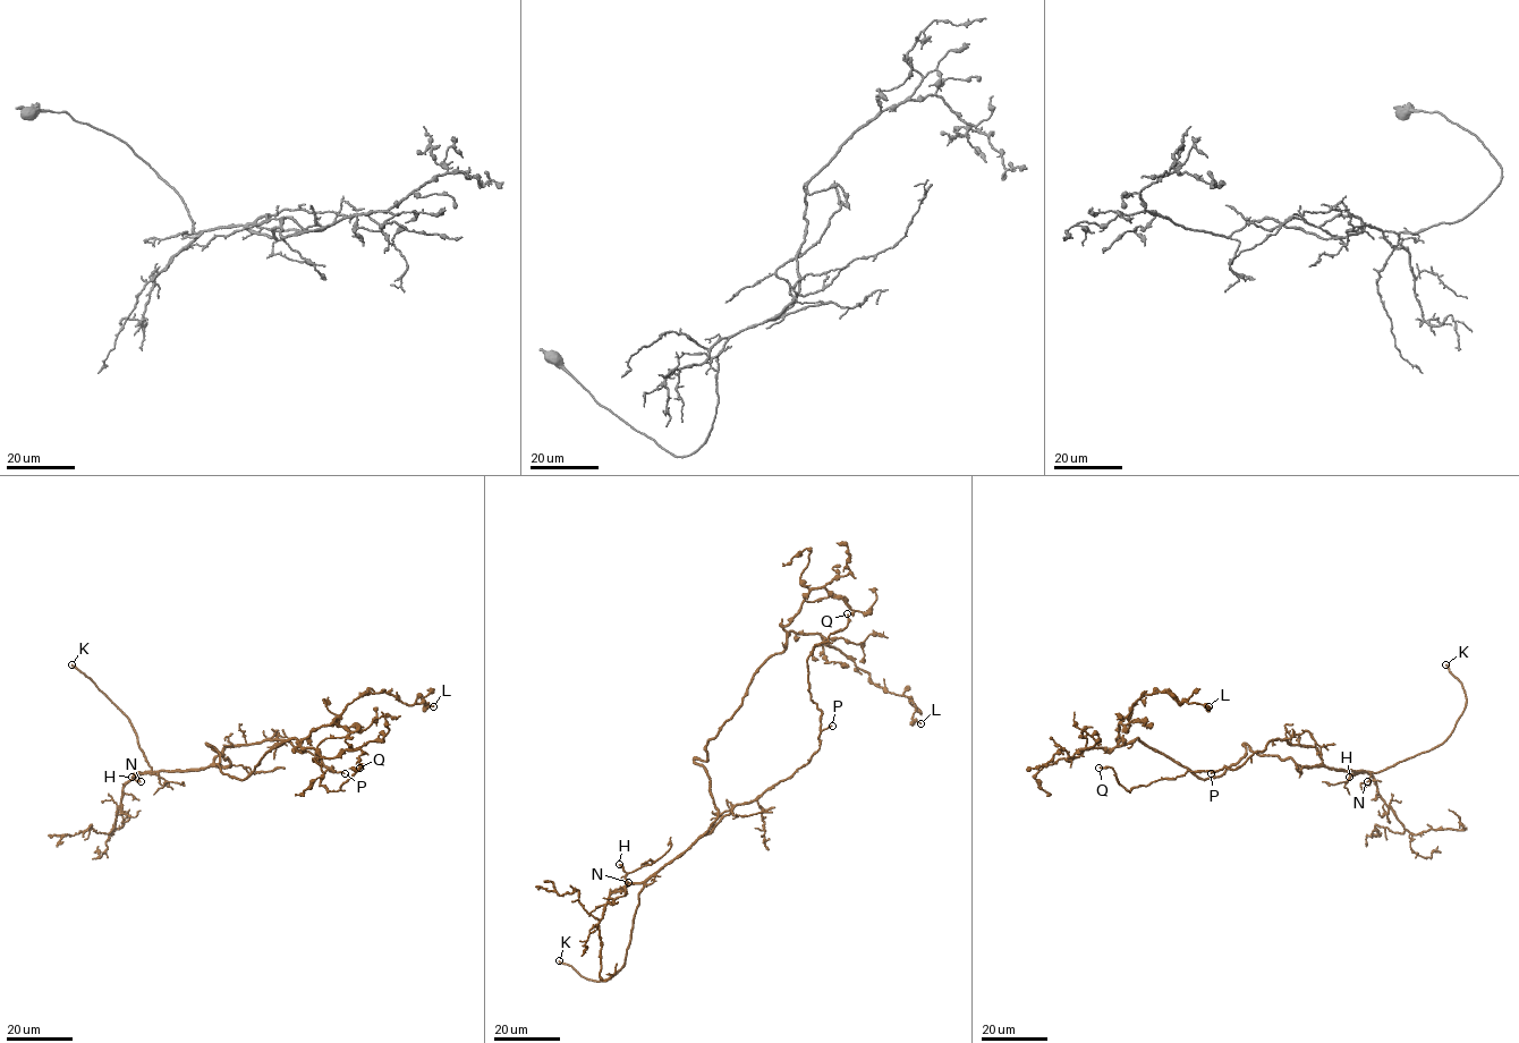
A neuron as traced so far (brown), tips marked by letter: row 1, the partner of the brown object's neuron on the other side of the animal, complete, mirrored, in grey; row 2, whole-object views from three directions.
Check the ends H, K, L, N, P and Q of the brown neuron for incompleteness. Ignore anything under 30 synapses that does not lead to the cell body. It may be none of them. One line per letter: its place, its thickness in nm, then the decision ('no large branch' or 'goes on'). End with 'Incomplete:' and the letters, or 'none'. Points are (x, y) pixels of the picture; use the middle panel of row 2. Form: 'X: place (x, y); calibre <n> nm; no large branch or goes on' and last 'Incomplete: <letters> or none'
H: place (619, 864); calibre 280 nm; goes on
K: place (559, 960); calibre 240 nm; goes on
L: place (921, 723); calibre 150 nm; no large branch
N: place (628, 882); calibre 160 nm; no large branch
P: place (832, 726); calibre 150 nm; no large branch
Q: place (847, 613); calibre 180 nm; no large branch
Incomplete: H, K

